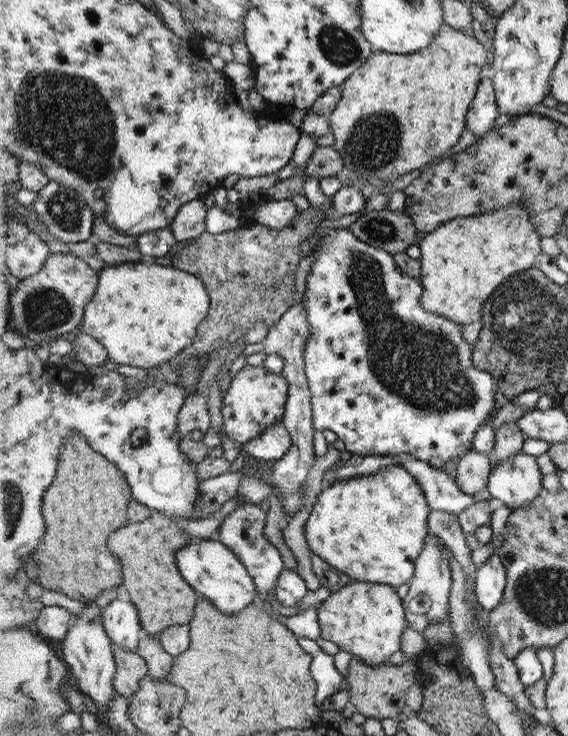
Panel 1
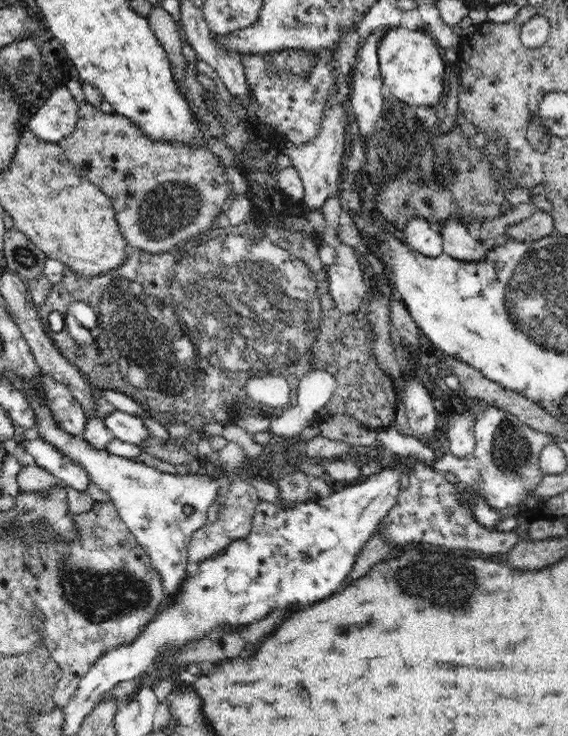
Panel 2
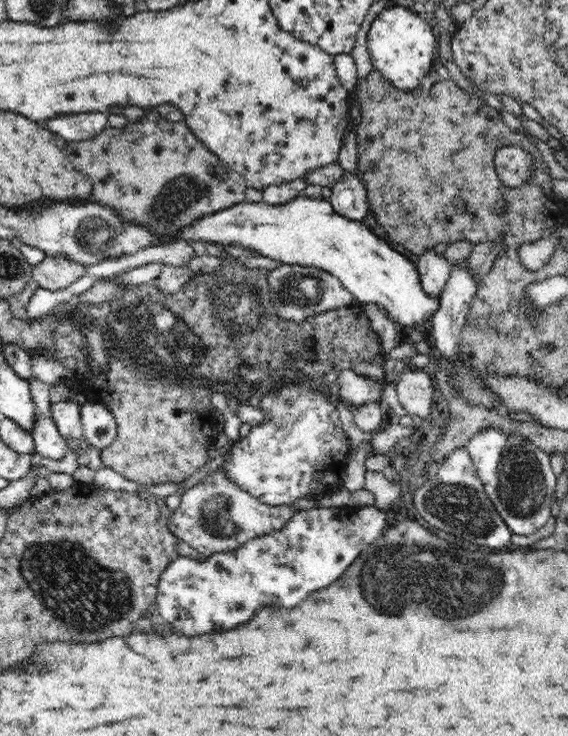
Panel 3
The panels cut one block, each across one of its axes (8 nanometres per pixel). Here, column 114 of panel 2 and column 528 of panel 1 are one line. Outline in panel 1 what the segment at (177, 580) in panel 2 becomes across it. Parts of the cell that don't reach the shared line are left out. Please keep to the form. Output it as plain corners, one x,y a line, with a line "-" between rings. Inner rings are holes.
520,451
505,462
492,465
486,492
491,498
500,500
514,512
515,509
529,506
538,497
540,488
542,488
542,474
538,472
536,458

